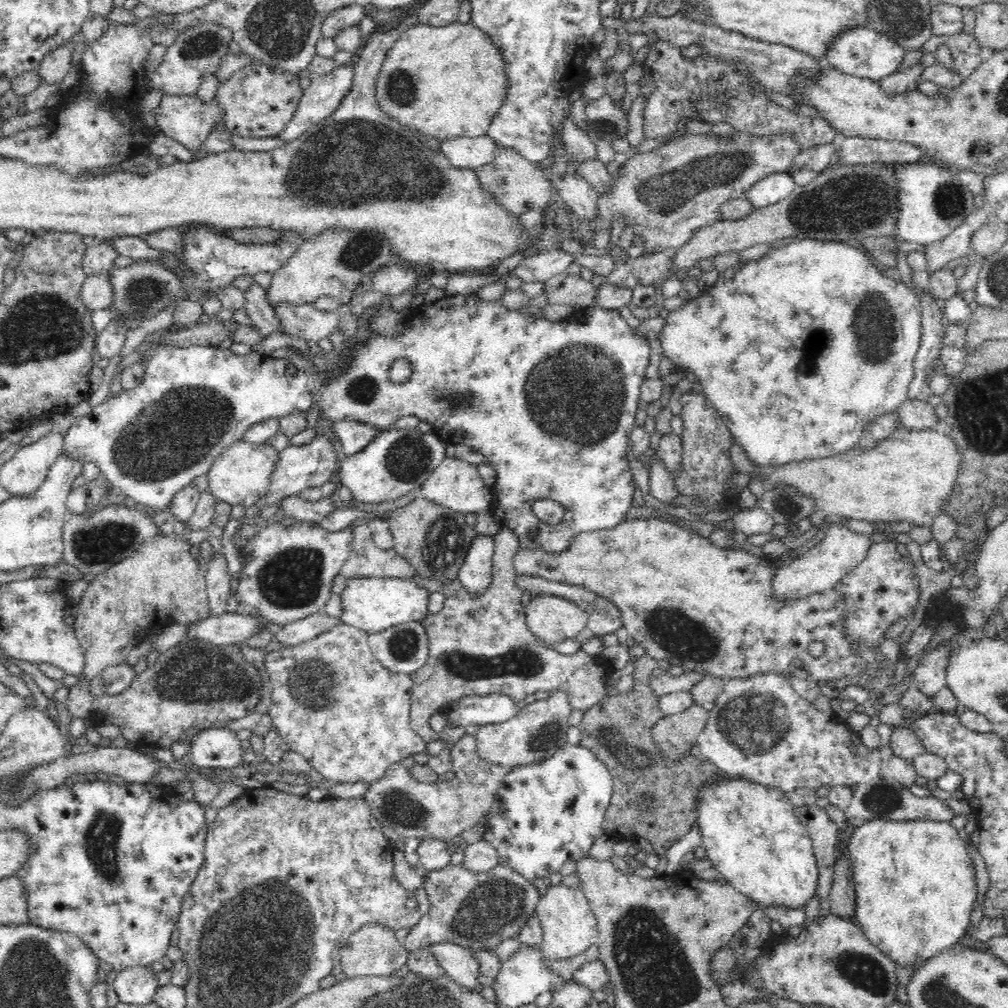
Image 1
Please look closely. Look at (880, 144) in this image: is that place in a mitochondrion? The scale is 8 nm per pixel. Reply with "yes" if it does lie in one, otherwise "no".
no

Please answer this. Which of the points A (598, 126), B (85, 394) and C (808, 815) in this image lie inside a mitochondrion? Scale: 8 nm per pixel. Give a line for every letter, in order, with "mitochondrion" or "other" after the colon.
A: mitochondrion
B: other
C: other

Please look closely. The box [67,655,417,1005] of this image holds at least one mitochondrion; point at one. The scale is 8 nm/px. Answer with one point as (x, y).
(101, 841)

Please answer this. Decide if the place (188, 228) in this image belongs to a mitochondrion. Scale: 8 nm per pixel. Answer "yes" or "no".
no

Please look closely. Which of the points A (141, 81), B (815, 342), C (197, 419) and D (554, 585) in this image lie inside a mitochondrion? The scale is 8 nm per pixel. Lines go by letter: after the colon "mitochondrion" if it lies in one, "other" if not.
A: other
B: mitochondrion
C: mitochondrion
D: other

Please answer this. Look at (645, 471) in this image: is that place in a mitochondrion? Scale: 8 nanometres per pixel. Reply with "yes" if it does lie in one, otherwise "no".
no

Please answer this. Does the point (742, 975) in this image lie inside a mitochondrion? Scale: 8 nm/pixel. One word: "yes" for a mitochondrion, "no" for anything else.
no

